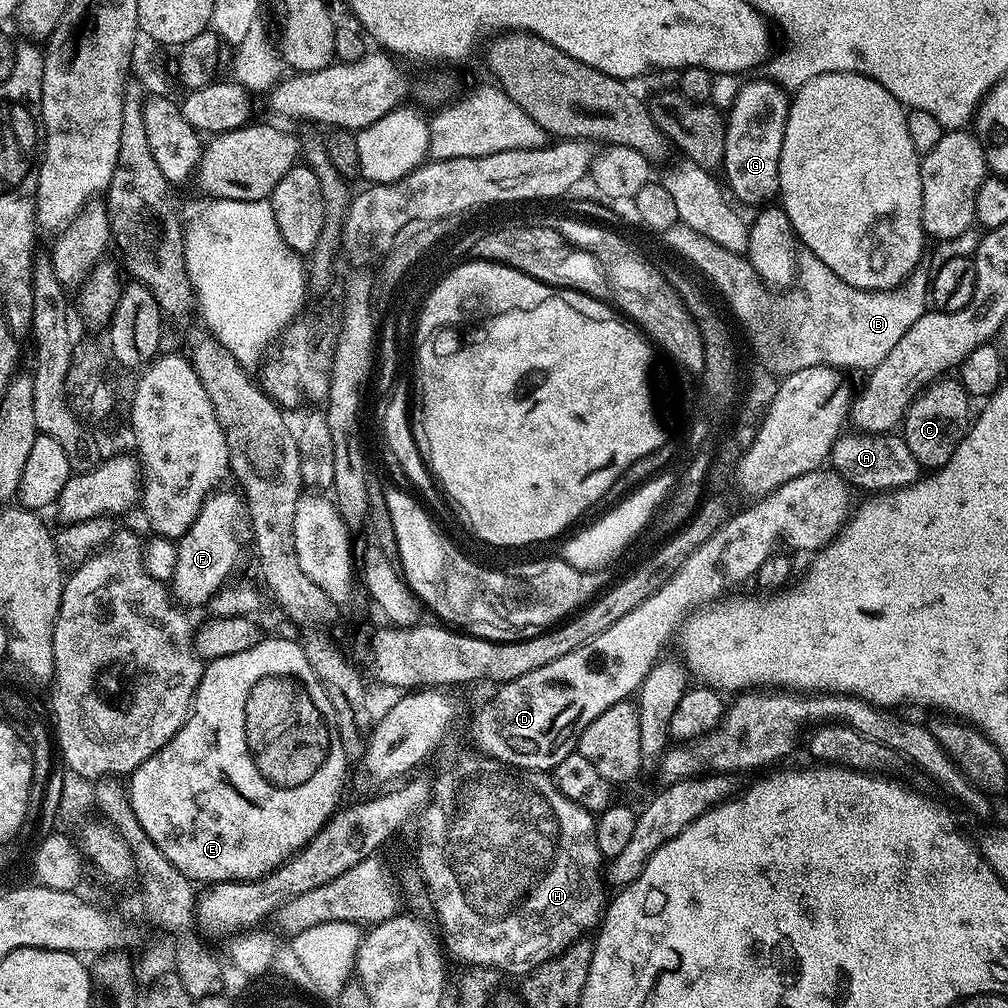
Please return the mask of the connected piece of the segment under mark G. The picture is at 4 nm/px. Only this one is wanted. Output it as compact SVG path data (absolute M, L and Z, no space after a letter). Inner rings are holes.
M775 79L752 80L741 83L732 107L727 109L726 150L722 173L728 179L727 191L744 204L763 205L780 190L780 155L790 96Z

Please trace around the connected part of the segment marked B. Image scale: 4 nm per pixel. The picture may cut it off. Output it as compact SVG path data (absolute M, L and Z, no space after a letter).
M799 247L795 273L798 280L802 279L802 285L787 292L786 307L772 296L767 289L769 287L761 277L750 282L751 291L747 303L753 305L754 318L742 325L745 330L746 344L751 352L761 357L766 368L774 375L779 375L781 372L796 373L798 370L812 368L814 365L834 367L838 370L845 370L844 368L871 370L894 348L895 343L906 334L910 326L928 310L933 270L931 253L926 252L911 274L899 286L885 291L866 291L864 288L852 287L842 282L812 250Z

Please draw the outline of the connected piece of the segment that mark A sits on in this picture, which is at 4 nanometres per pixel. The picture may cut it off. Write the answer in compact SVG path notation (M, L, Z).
M843 433L831 448L829 463L847 483L865 492L892 491L910 485L920 476L917 460L901 435L893 433Z

